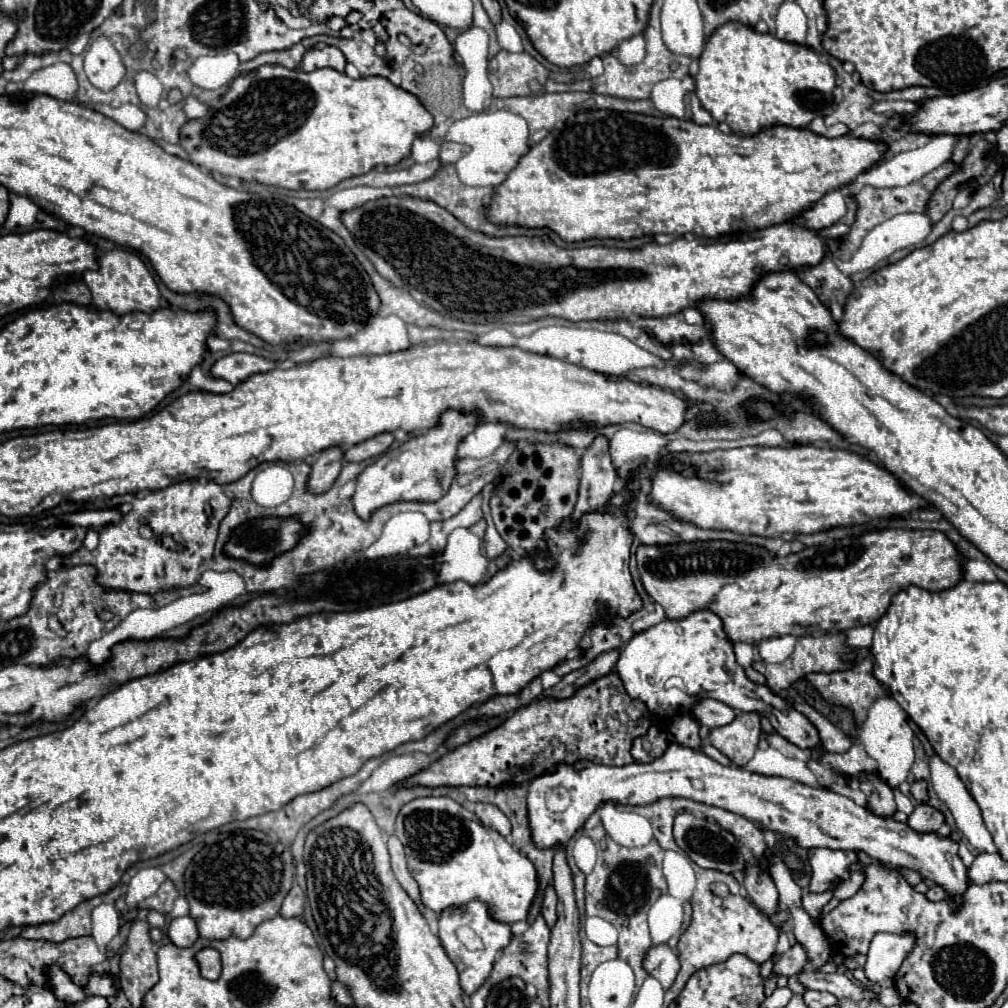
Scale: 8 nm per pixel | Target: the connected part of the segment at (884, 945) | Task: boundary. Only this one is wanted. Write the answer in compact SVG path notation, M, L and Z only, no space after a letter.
M877 933L867 951L865 977L881 987L891 987L893 977L899 971L903 959L915 947L915 937L909 933Z

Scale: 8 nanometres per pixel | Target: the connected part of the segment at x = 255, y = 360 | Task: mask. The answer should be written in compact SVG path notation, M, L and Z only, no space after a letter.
M231 353L231 355L221 357L221 359L215 361L215 365L211 367L211 377L213 379L223 379L227 383L237 385L237 383L245 381L249 375L267 373L275 367L277 367L275 361L267 361L267 359L257 357L257 355Z

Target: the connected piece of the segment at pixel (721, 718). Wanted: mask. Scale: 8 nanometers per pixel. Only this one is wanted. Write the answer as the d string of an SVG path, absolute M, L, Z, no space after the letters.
M699 699L695 701L695 705L691 707L691 715L695 717L695 721L701 727L701 739L703 743L707 743L707 731L727 725L735 719L735 711L715 699Z

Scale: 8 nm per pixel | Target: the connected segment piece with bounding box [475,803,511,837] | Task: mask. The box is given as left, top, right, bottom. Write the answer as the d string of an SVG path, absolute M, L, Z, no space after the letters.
M475 803L475 815L477 815L477 819L479 819L483 825L499 831L503 837L511 833L511 823L509 823L509 819L507 819L495 805Z

